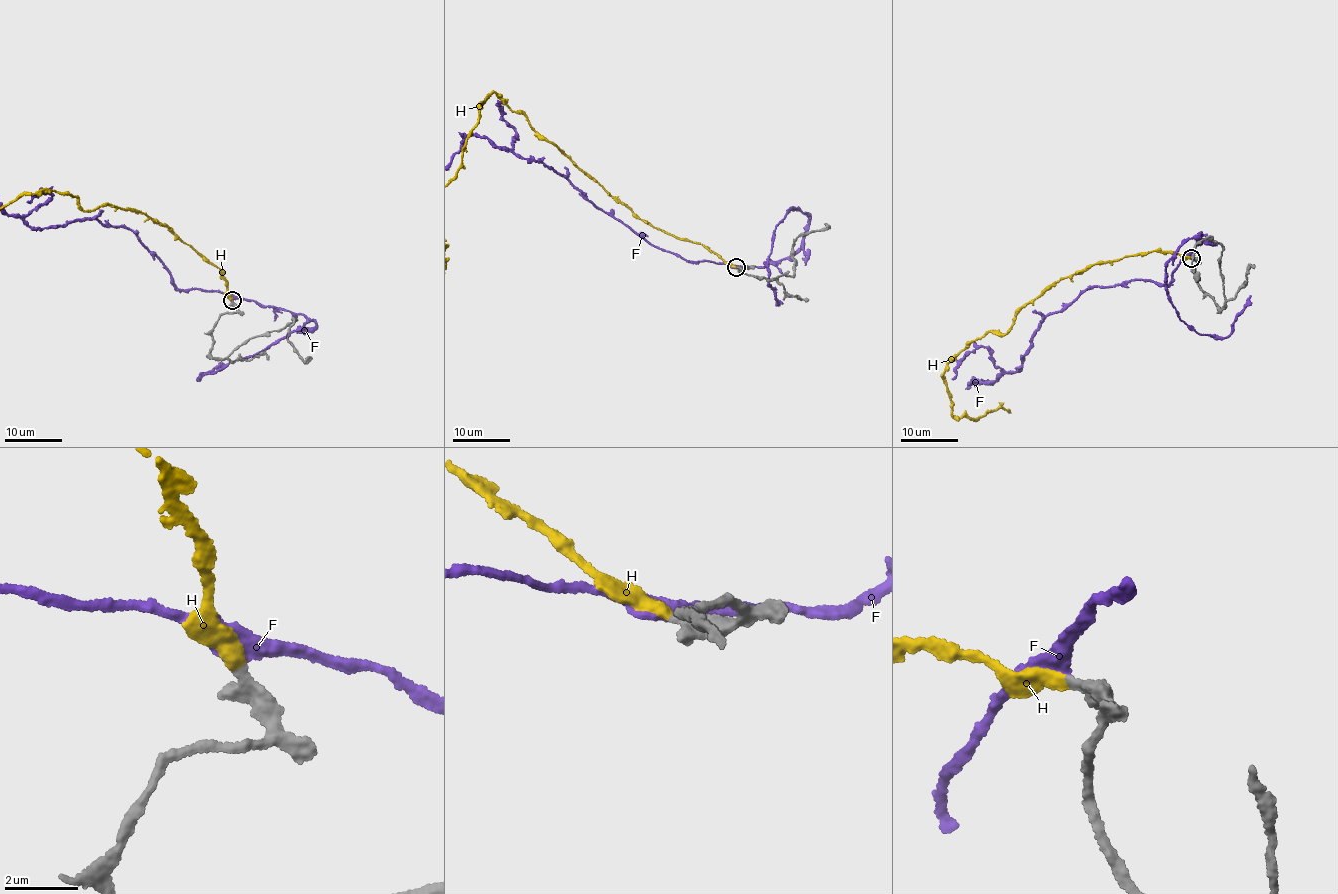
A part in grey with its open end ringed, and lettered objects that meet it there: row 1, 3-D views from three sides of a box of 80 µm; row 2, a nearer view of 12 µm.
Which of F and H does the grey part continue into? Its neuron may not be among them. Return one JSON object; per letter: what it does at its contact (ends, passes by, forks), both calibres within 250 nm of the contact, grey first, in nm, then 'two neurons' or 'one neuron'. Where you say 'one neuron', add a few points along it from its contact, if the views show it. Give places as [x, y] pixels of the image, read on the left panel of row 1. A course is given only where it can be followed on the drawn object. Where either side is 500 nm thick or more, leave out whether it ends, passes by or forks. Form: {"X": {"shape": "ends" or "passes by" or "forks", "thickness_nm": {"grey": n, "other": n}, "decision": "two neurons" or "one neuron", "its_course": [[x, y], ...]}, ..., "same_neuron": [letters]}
{"F": {"shape": "passes by", "thickness_nm": {"grey": 400, "other": 320}, "decision": "two neurons"}, "H": {"shape": "ends", "thickness_nm": {"grey": 400, "other": 400}, "decision": "one neuron"}, "same_neuron": ["H"]}

